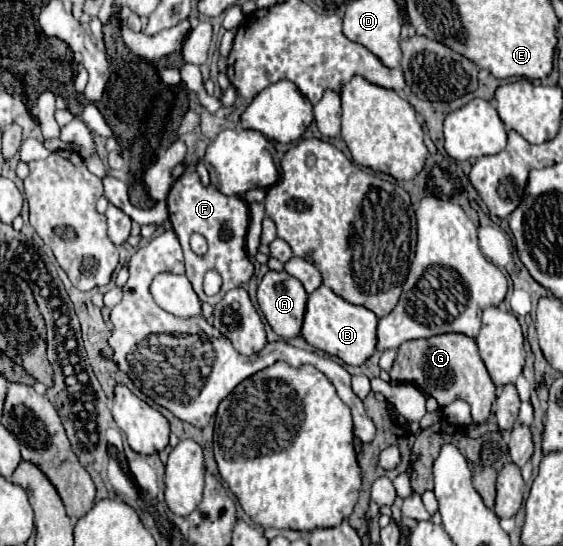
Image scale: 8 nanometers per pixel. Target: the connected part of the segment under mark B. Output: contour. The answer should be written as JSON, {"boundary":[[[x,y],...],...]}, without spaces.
{"boundary":[[[321,285],[317,291],[309,295],[301,335],[315,349],[339,357],[347,365],[363,365],[377,351],[377,321],[379,319],[373,311],[347,303],[345,299],[335,295],[329,287]]]}

